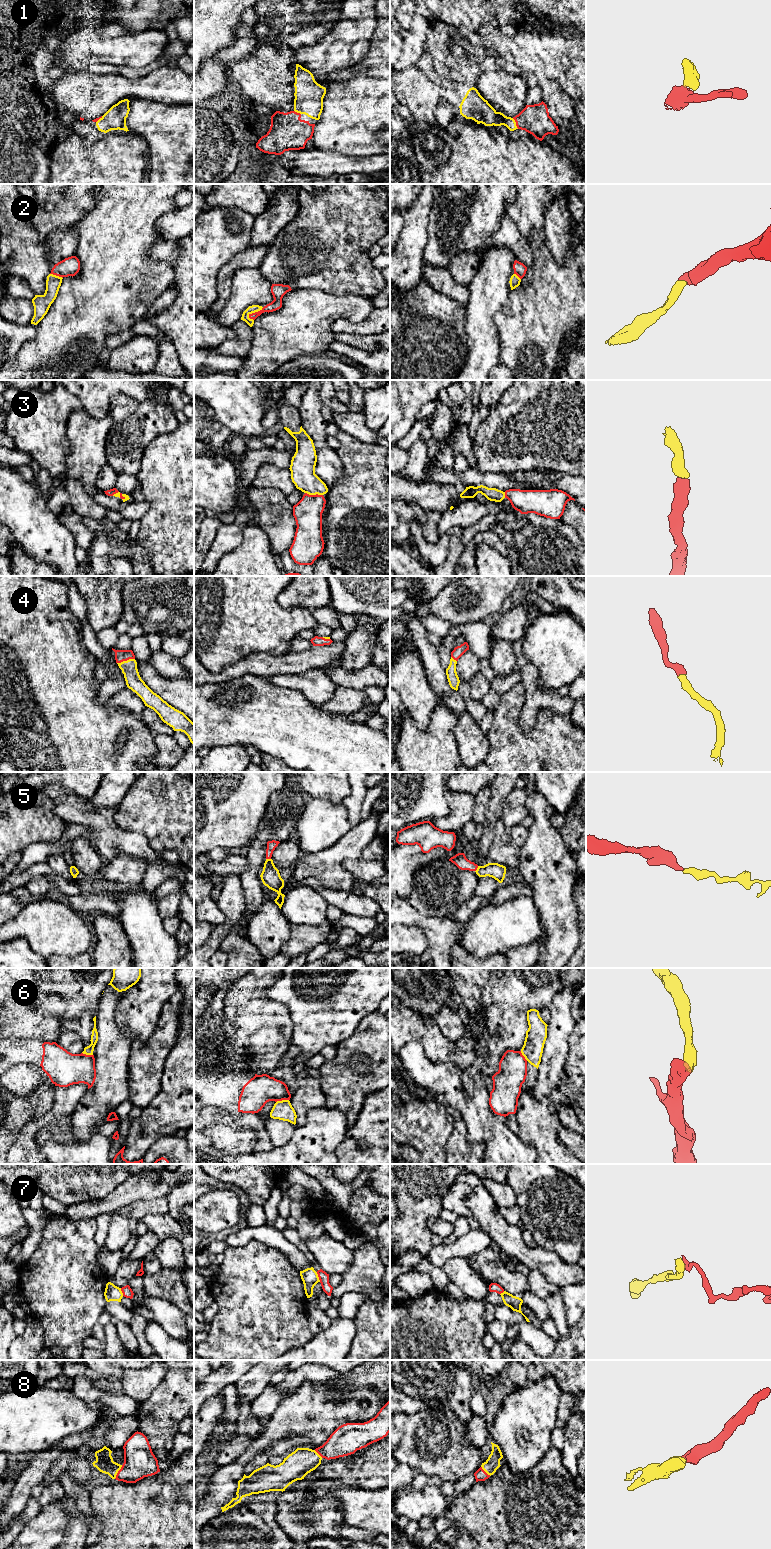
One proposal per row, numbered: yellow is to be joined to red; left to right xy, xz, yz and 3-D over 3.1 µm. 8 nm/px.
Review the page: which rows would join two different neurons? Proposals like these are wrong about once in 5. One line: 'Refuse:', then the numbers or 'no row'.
Refuse: 6, 7

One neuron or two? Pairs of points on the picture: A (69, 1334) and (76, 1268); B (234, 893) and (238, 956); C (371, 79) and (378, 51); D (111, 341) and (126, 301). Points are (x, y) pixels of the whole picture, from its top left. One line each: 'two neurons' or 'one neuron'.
A: one neuron
B: two neurons
C: one neuron
D: two neurons

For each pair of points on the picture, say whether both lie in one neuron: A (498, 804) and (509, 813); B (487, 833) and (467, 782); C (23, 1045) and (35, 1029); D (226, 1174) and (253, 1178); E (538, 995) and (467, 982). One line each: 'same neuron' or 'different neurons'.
A: different neurons
B: different neurons
C: different neurons
D: same neuron
E: different neurons

